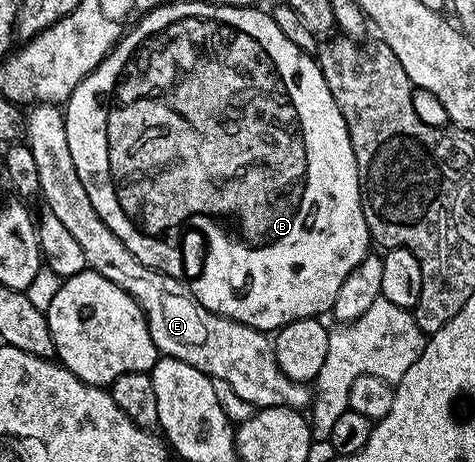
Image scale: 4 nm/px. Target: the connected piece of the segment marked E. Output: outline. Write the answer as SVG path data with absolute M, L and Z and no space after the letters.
M36 103L26 113L26 143L30 151L34 151L34 163L38 166L39 196L44 197L47 212L58 215L58 220L66 226L66 231L74 235L78 247L82 247L85 266L91 272L110 279L110 283L118 283L122 291L126 291L136 301L137 307L144 312L144 322L148 324L150 339L154 339L154 347L161 355L182 359L182 363L190 363L190 367L198 367L206 376L216 381L225 381L234 387L246 403L256 406L257 410L282 407L299 411L306 410L314 401L314 393L305 382L291 381L278 367L276 346L273 338L263 329L246 327L242 323L232 321L229 317L218 315L206 307L202 307L194 299L194 295L178 279L161 273L158 269L146 267L134 254L102 223L98 211L94 211L94 203L90 203L90 195L86 195L86 187L82 187L82 179L78 179L78 171L74 167L74 159L70 155L70 143L66 143L66 127L64 114L55 105Z

